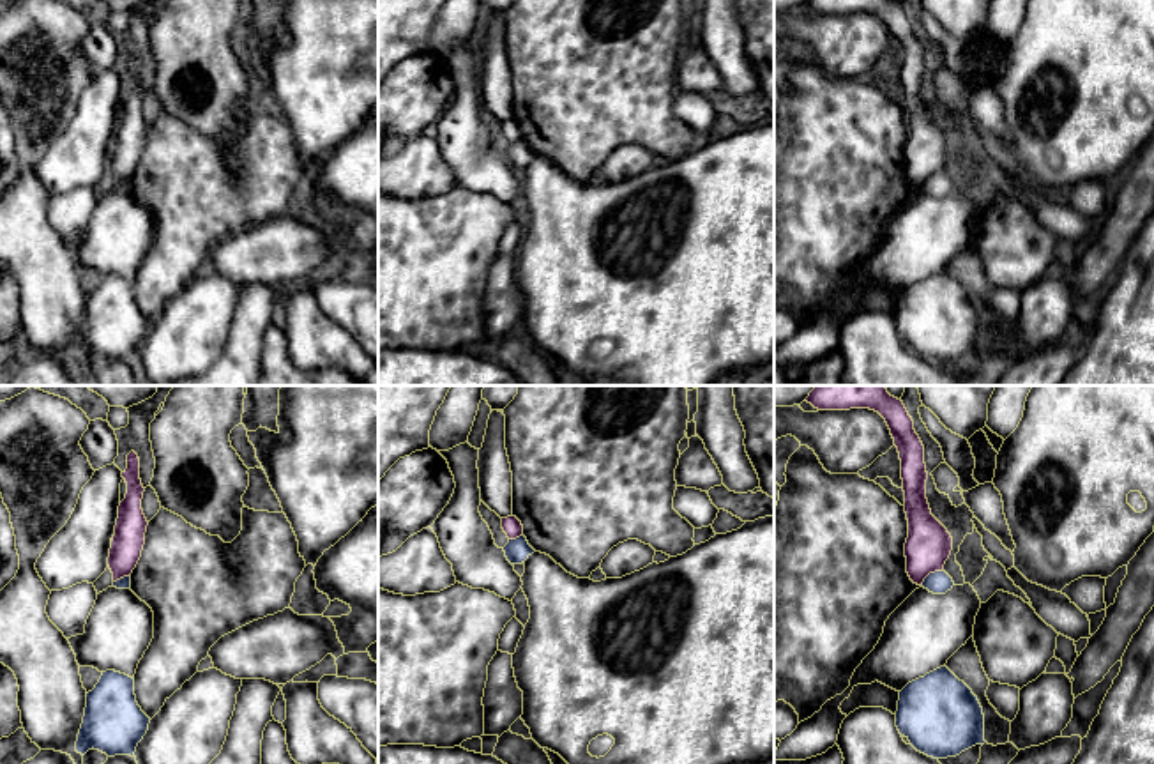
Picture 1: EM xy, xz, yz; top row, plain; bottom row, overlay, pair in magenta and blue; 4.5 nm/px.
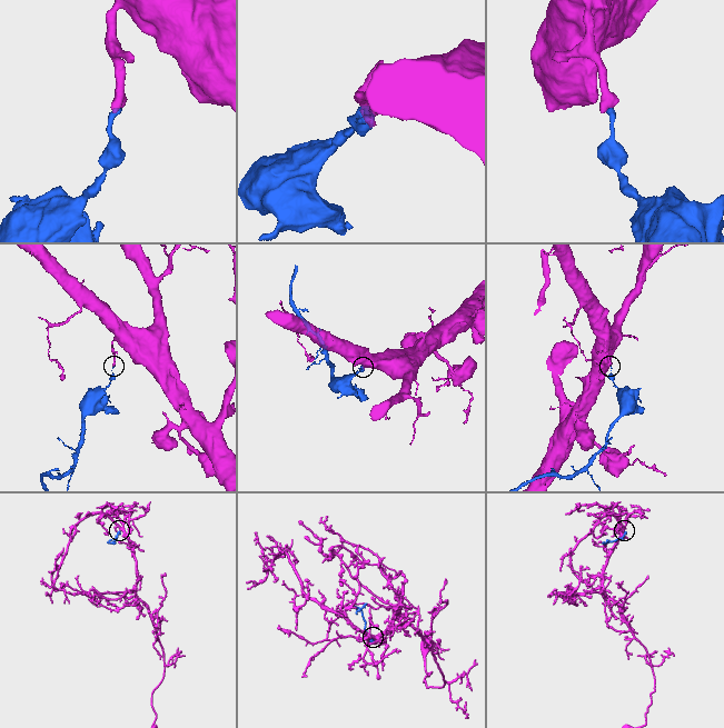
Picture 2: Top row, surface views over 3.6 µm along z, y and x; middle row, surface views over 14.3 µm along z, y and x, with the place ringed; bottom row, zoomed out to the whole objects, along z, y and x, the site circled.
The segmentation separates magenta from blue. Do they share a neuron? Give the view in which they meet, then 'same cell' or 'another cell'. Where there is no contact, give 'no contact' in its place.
yz | another cell

